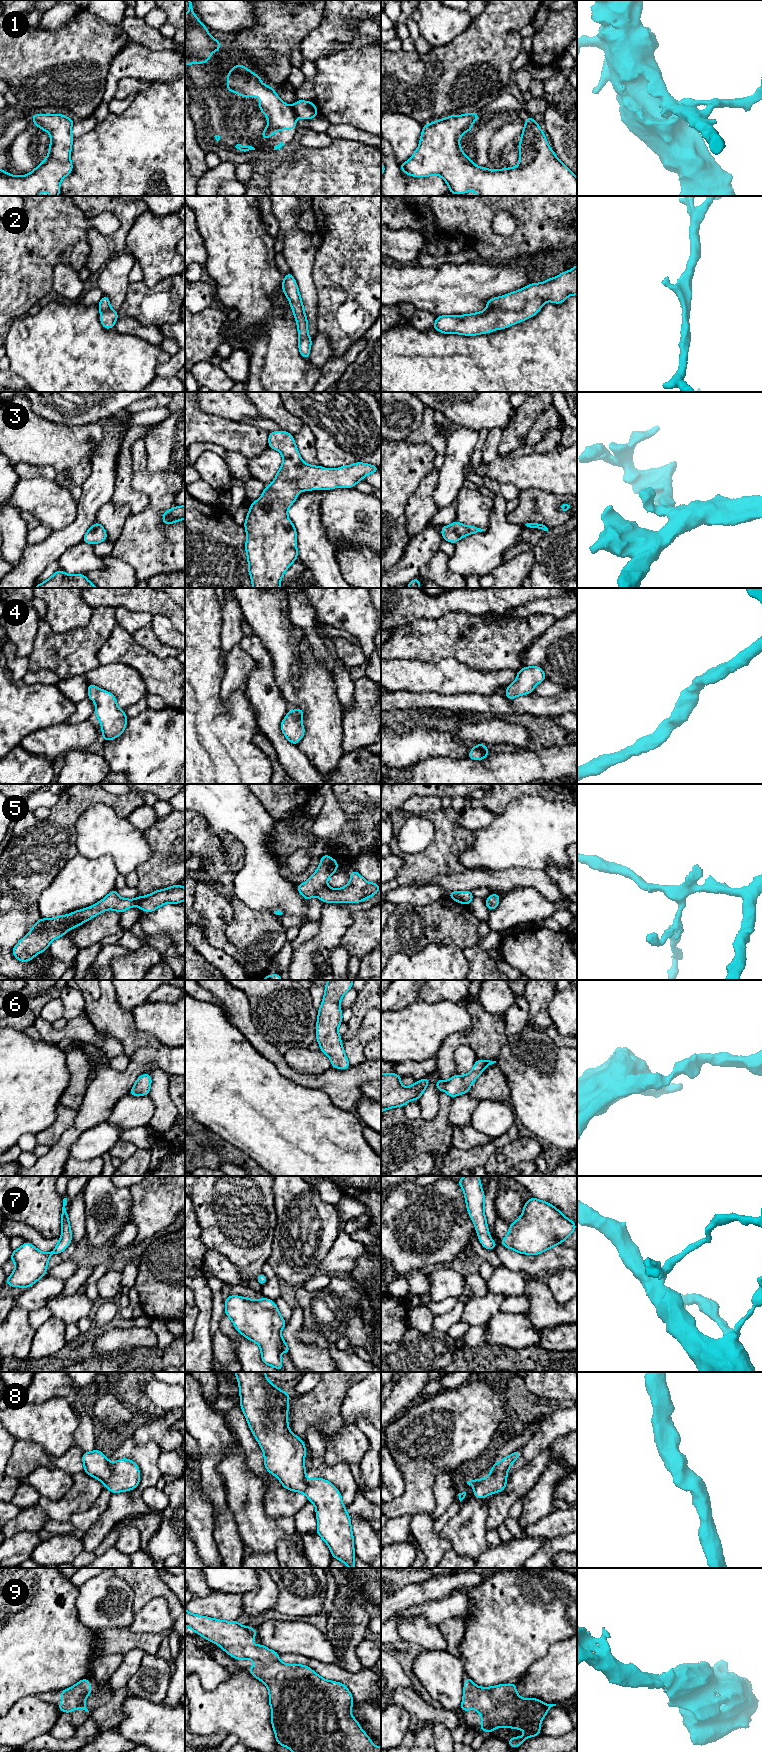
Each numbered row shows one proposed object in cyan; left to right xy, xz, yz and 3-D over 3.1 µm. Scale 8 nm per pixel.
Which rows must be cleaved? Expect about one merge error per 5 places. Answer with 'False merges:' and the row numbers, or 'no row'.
False merges: no row

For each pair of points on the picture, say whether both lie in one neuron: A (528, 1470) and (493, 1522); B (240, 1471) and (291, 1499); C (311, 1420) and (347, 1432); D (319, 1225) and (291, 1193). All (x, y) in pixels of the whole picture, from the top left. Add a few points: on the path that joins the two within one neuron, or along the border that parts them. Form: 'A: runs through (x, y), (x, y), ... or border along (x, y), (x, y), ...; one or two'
A: runs through (520, 1483), (500, 1504), (498, 1509); one
B: border along (266, 1490), (265, 1512), (267, 1514); two
C: border along (344, 1423), (337, 1431), (324, 1437); two
D: runs through (311, 1217), (296, 1201); one

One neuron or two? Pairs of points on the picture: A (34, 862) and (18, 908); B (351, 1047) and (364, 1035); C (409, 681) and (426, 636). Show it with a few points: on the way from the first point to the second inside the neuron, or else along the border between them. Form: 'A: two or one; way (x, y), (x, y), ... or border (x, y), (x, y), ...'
A: two; border (10, 892), (30, 902)
B: one; way (354, 1044), (361, 1038)
C: two; border (393, 659), (441, 659)

